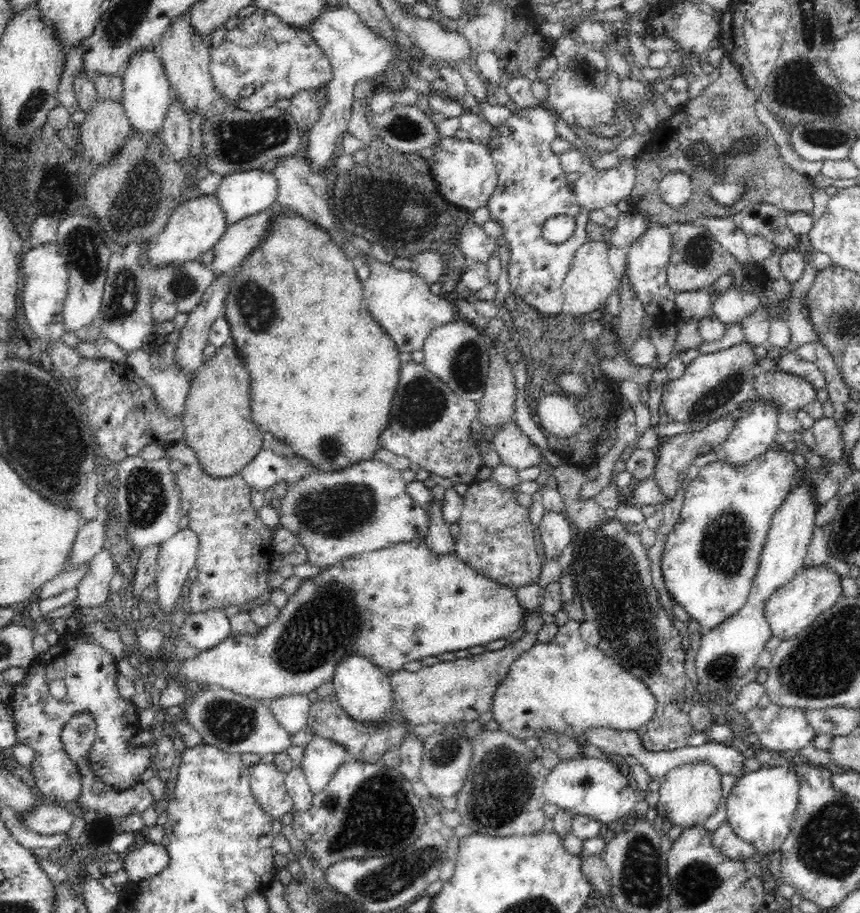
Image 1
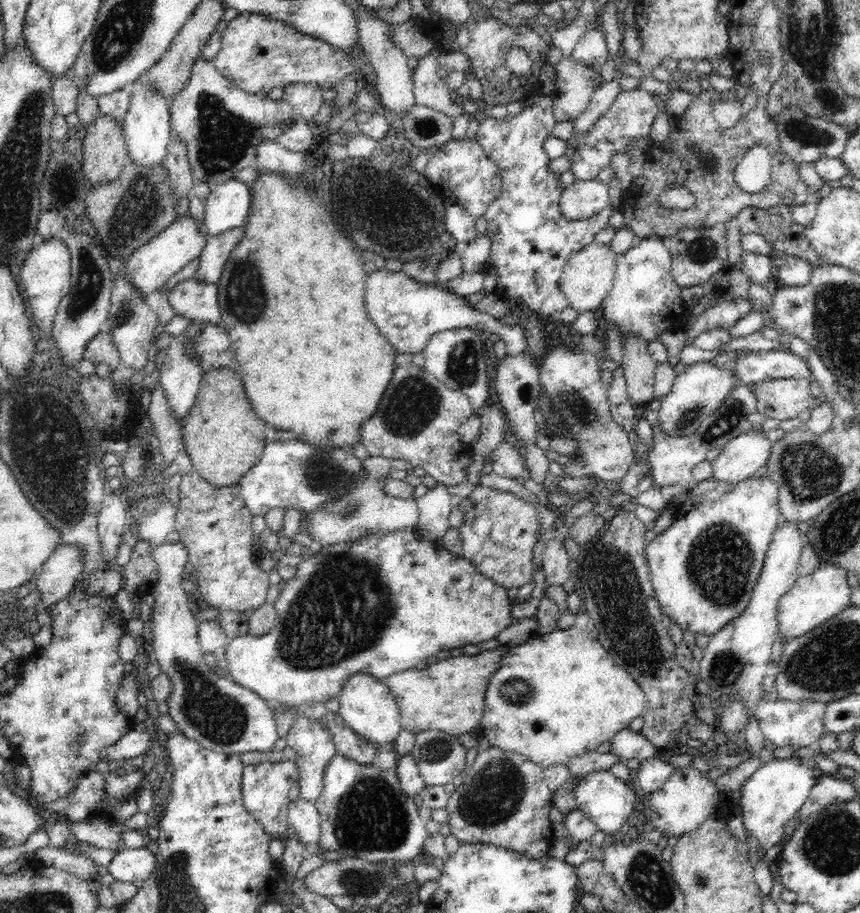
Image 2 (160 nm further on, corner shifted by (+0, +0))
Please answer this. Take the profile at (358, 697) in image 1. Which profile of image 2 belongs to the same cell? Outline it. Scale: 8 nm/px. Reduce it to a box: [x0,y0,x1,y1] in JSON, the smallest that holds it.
[337,672,401,749]

